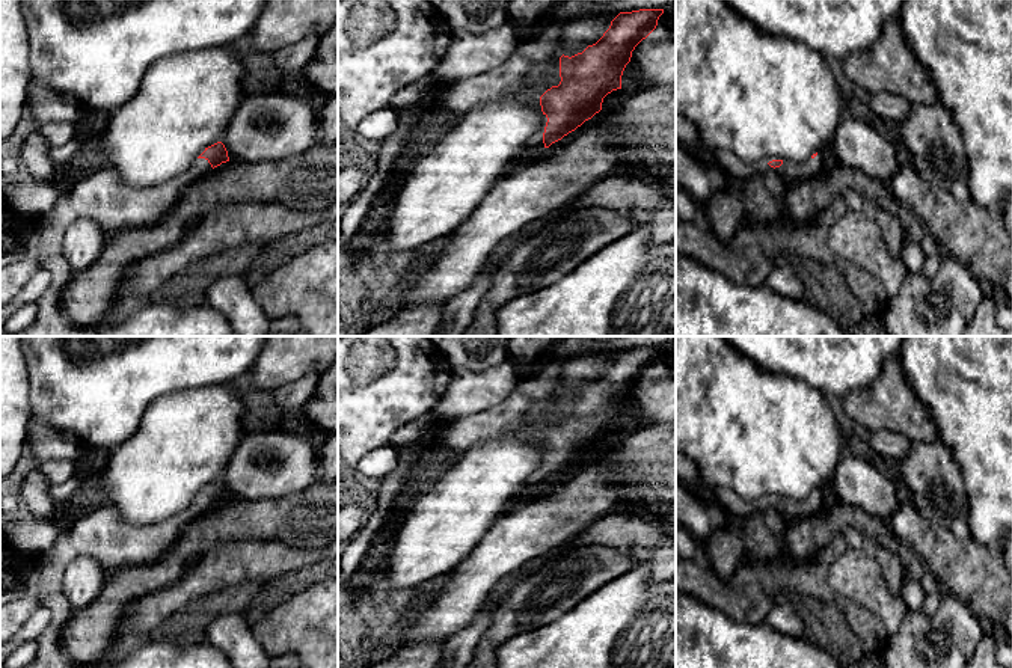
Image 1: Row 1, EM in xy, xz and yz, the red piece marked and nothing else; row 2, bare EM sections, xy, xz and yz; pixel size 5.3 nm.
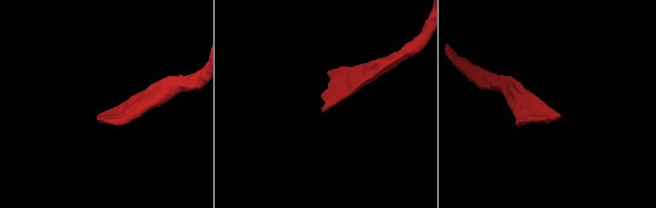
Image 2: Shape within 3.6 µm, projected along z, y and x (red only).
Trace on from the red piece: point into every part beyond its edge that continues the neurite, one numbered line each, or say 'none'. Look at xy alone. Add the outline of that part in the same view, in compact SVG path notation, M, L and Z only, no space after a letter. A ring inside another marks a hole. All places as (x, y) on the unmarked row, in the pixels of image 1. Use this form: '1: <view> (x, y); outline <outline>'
1: xy (98, 533); outline M196 496L189 507L166 520L151 525L133 525L127 523L112 504L100 501L77 513L72 526L60 531L53 546L32 559L21 593L41 599L62 593L65 568L81 556L95 559L106 573L127 565L143 565L155 561L176 543L193 522L211 508L208 498Z

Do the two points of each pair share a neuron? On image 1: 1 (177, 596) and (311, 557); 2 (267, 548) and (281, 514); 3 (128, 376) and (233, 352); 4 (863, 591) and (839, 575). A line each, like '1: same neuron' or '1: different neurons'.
1: same neuron
2: different neurons
3: same neuron
4: same neuron

